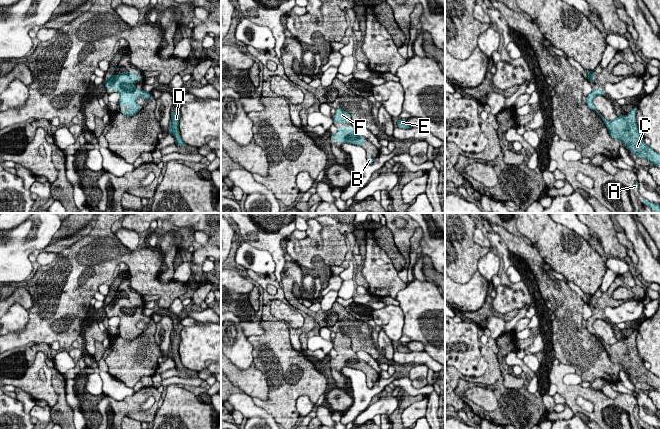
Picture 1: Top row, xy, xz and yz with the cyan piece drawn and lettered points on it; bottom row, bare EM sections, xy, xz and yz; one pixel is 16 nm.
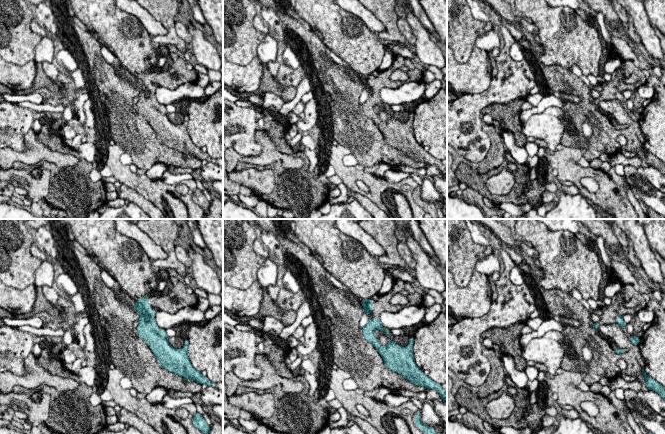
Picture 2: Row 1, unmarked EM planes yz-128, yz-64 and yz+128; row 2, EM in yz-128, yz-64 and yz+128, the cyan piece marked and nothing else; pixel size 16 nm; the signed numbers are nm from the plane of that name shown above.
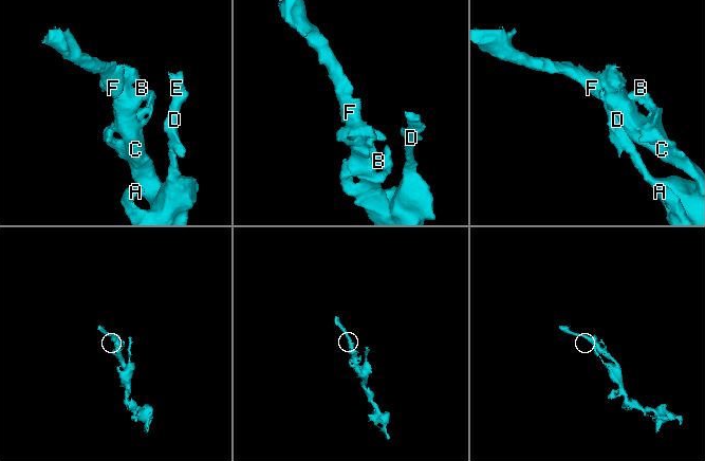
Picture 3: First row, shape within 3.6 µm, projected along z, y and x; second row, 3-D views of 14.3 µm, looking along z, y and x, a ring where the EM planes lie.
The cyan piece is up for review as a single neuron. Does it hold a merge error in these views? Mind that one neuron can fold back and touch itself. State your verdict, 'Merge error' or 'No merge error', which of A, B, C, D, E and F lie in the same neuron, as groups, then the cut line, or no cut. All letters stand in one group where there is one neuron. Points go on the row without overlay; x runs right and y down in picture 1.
No merge error. Groups: A B C D E F. No split

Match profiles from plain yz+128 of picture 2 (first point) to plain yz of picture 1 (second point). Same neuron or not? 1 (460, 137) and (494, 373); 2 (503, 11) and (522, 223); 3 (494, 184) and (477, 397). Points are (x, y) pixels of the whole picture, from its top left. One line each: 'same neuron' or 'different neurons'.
1: different neurons
2: different neurons
3: same neuron

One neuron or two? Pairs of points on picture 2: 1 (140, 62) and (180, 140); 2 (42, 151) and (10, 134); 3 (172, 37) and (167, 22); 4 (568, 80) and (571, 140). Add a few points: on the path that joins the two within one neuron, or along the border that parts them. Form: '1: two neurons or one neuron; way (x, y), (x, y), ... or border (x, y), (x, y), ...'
1: two neurons; border (144, 71), (138, 74)
2: two neurons; border (30, 128), (23, 137)
3: one neuron; way (171, 33), (169, 26)
4: one neuron; way (582, 96), (582, 107), (578, 113), (578, 127)

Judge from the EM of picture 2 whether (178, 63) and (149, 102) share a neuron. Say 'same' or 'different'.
same

